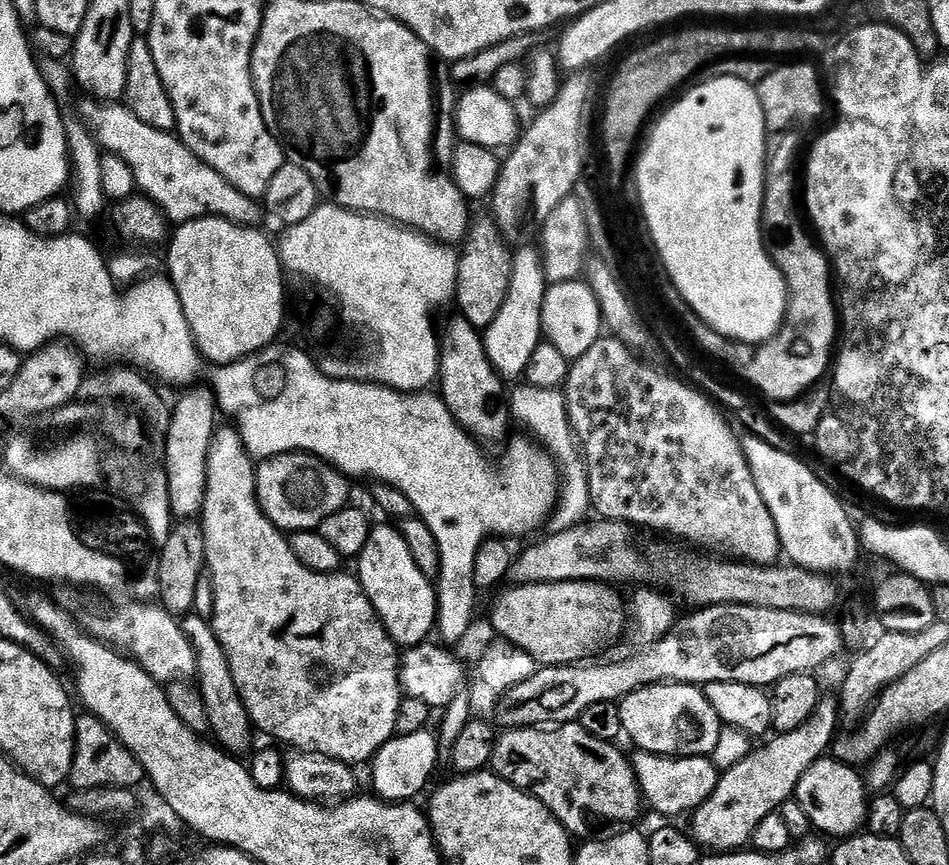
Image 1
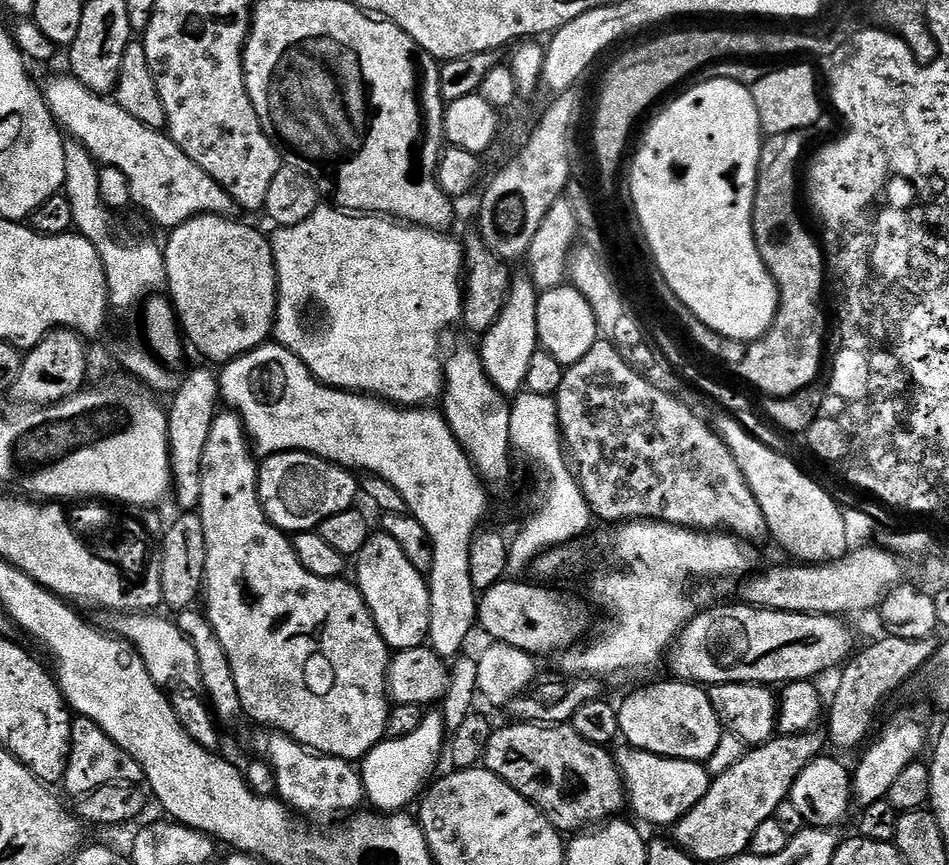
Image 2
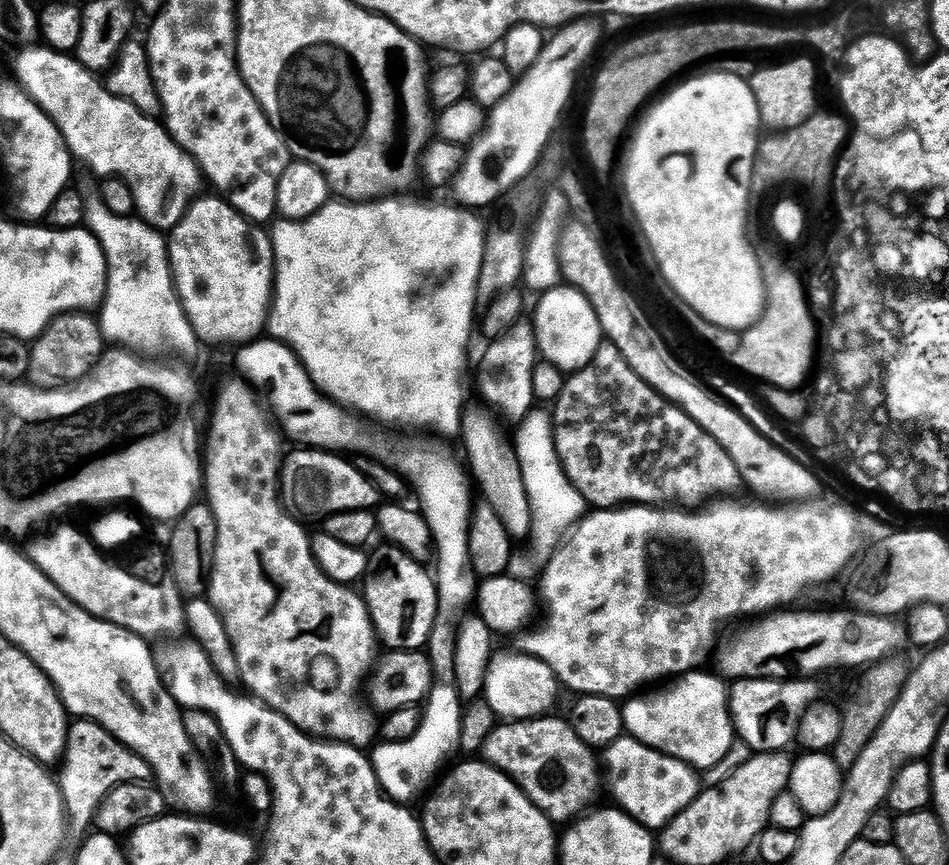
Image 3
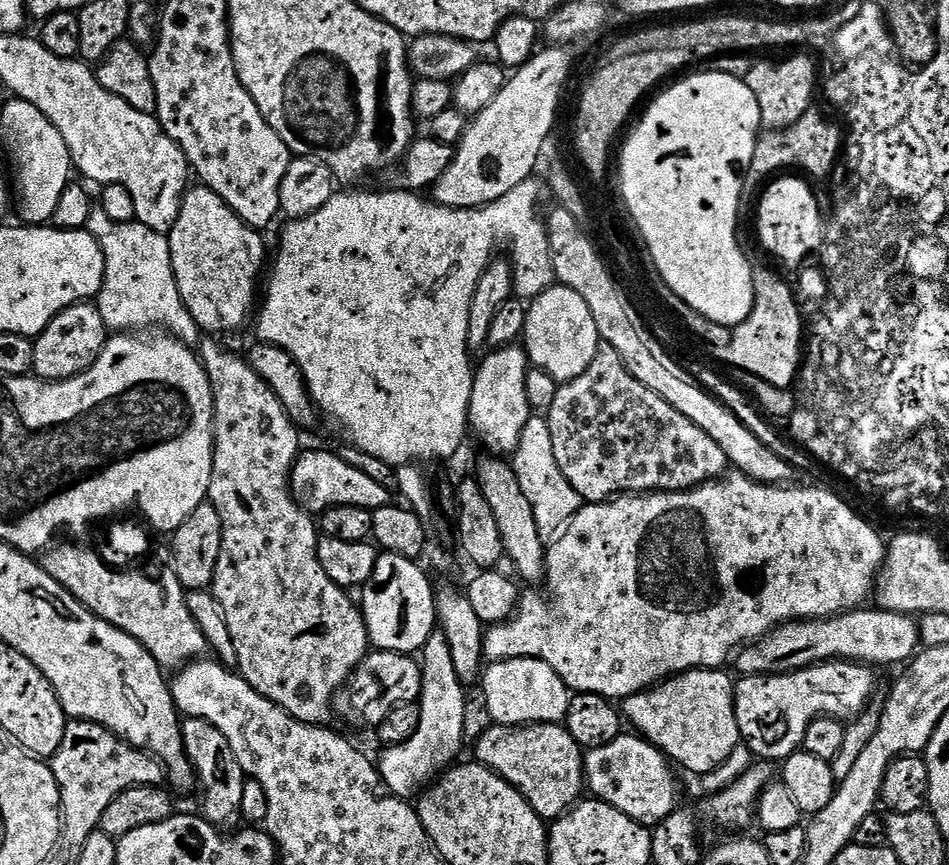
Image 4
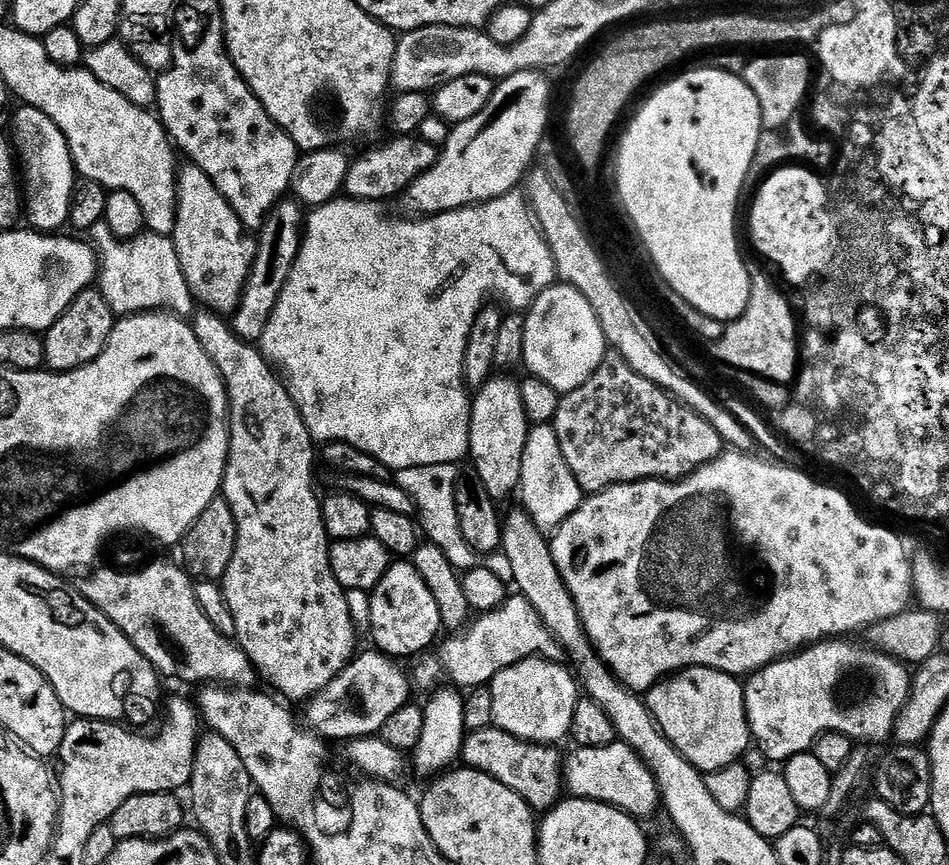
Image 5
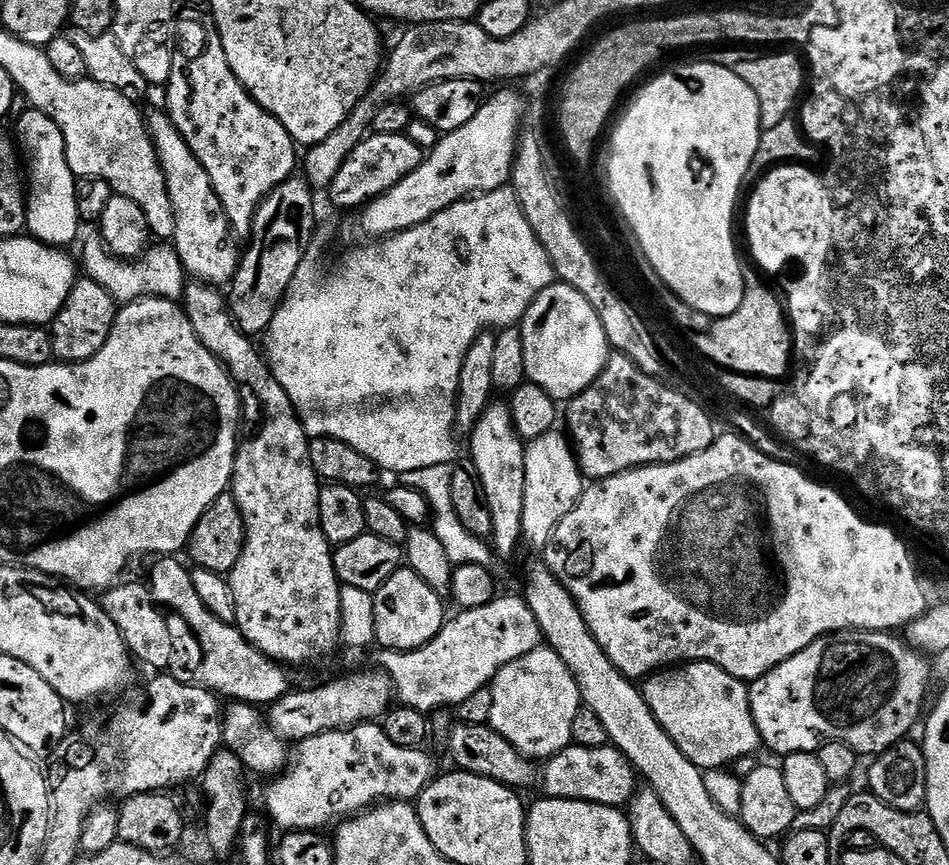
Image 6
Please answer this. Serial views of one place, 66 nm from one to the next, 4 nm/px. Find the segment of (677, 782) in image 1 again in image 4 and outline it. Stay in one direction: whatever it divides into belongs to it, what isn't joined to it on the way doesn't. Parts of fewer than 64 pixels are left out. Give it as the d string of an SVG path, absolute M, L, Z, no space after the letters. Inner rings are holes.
M622 734L617 740L610 742L610 746L593 748L585 755L584 774L586 777L586 788L595 799L614 806L632 820L637 820L637 822L645 826L655 826L661 824L671 812L677 811L676 776L672 773L673 765L659 748L649 744L639 734L631 735Z

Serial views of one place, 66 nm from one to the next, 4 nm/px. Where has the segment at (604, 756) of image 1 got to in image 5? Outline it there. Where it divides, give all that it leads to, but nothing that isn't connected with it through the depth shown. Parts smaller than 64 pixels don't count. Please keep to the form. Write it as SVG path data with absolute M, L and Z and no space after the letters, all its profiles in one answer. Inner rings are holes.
M493 726L465 735L460 760L463 767L490 774L490 778L502 782L502 786L510 786L514 794L522 797L537 813L543 814L560 803L565 791L560 750L550 744L532 744L529 740L520 740L514 734Z

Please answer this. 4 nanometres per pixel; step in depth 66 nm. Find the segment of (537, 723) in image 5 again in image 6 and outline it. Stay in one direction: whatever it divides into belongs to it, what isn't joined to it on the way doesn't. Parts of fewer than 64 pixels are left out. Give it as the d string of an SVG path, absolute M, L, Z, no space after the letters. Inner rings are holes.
M541 646L510 662L498 673L490 685L494 694L494 710L490 710L488 724L495 732L502 734L506 742L510 742L519 750L522 756L527 756L536 762L544 762L557 756L563 748L572 744L572 731L574 730L574 714L582 706L580 691L562 658L554 654L554 650Z

